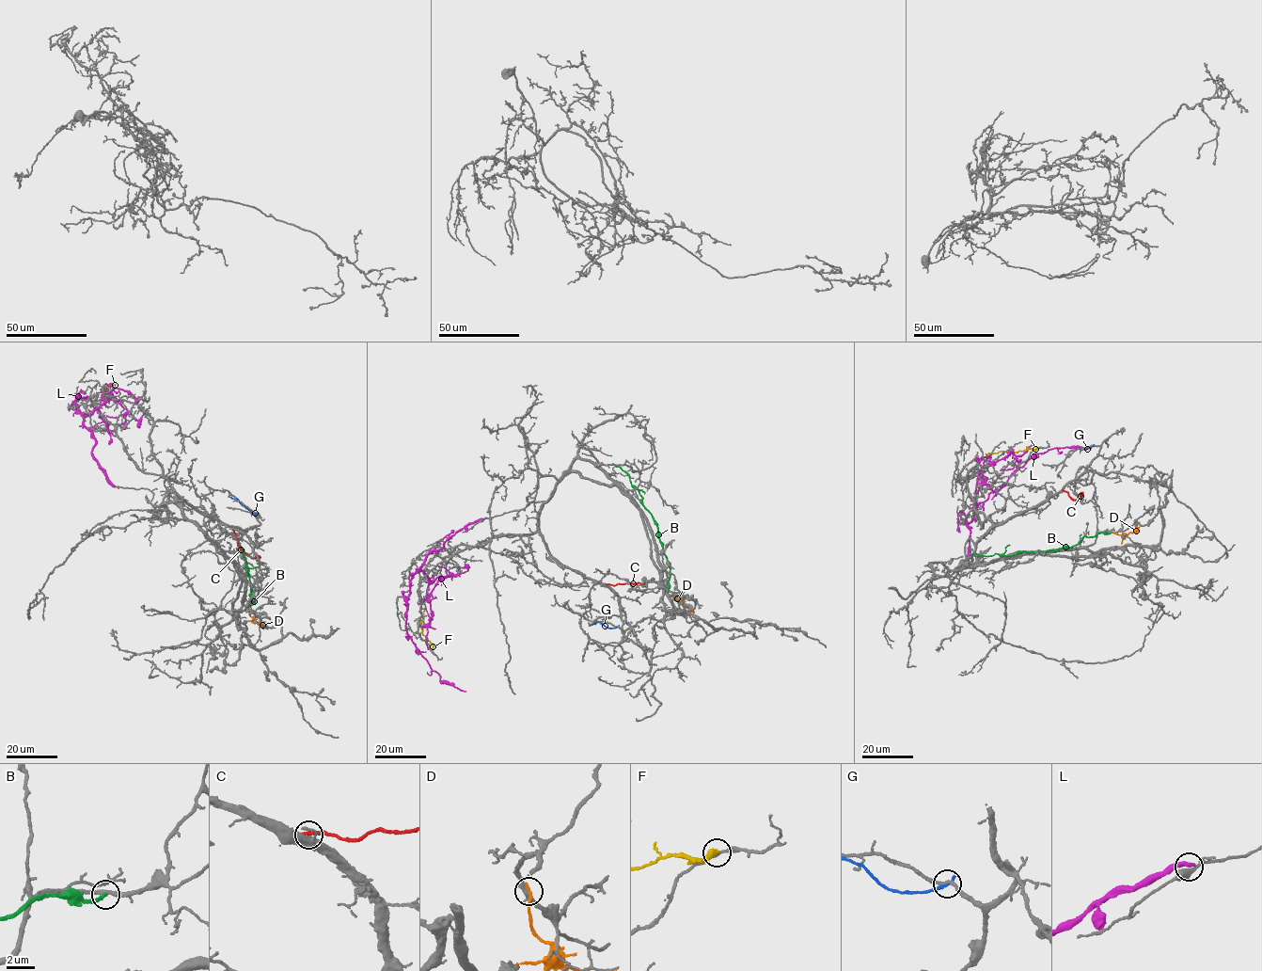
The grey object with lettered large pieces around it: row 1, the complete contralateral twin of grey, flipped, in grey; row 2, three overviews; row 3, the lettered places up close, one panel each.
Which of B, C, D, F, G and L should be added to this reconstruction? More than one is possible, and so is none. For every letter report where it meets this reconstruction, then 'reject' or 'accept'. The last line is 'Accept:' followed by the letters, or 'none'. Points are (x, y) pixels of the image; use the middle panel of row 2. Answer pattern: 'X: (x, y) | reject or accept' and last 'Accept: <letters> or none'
B: (668, 594) | reject
C: (606, 584) | reject
D: (670, 595) | reject
F: (432, 650) | reject
G: (617, 627) | reject
L: (482, 519) | reject
Accept: none

